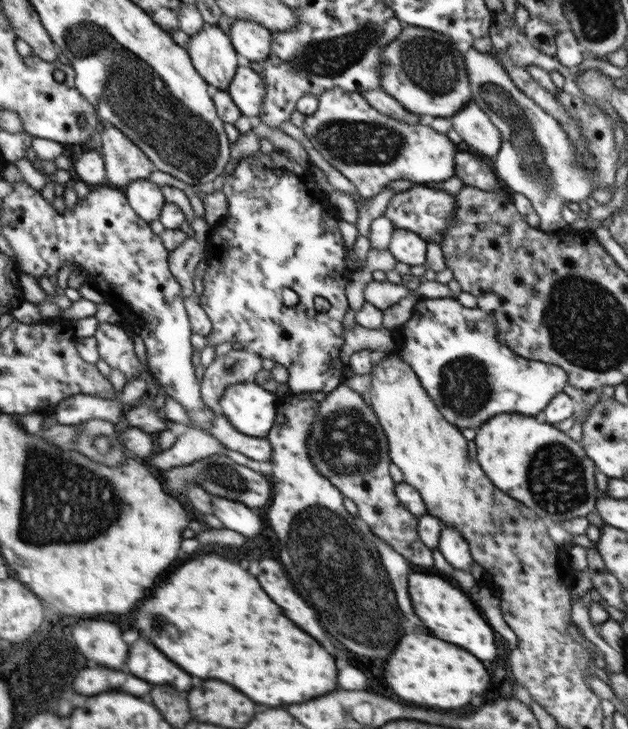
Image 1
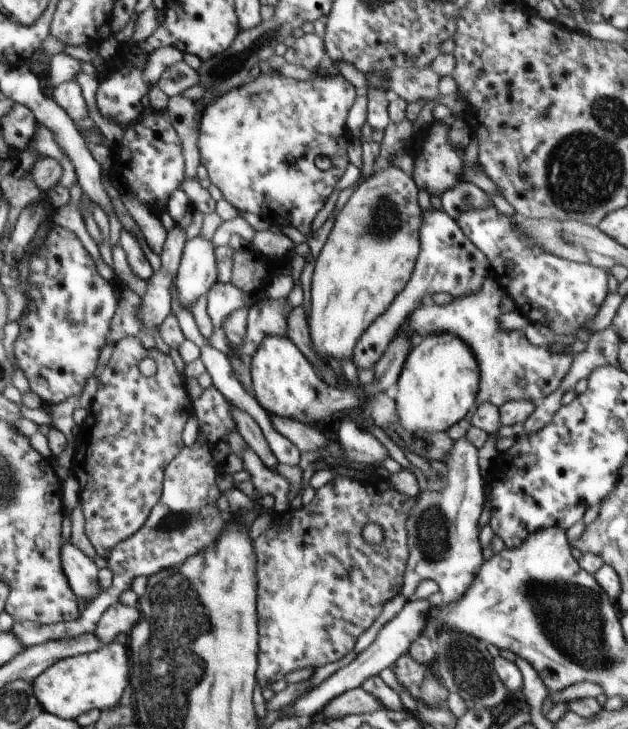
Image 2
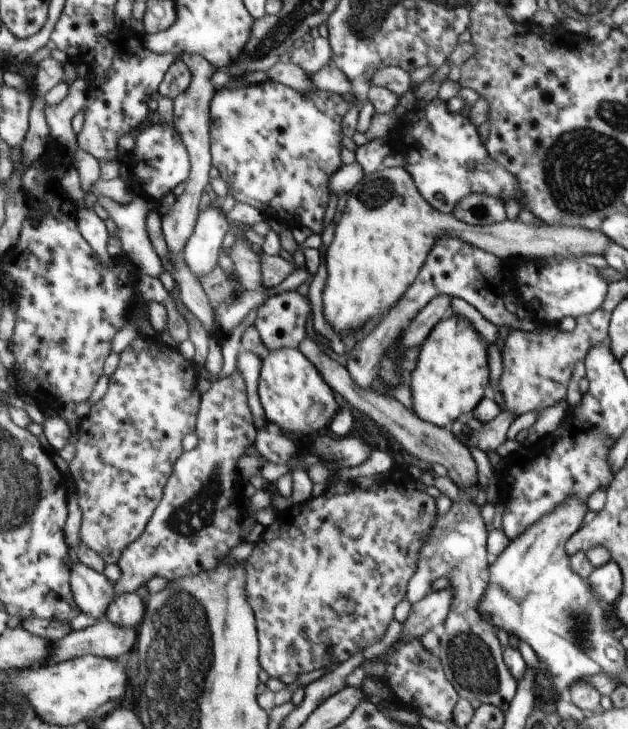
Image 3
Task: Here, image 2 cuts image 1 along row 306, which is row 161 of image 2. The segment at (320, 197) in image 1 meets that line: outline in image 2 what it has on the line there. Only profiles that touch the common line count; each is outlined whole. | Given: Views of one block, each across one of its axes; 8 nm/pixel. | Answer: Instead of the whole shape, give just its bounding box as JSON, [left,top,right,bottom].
[199,74,357,237]

